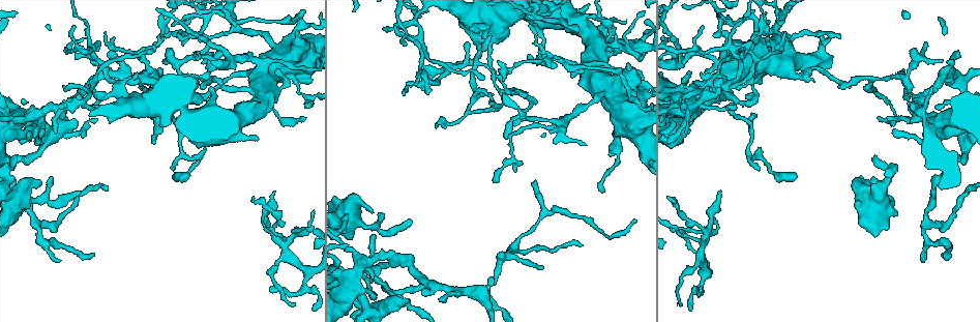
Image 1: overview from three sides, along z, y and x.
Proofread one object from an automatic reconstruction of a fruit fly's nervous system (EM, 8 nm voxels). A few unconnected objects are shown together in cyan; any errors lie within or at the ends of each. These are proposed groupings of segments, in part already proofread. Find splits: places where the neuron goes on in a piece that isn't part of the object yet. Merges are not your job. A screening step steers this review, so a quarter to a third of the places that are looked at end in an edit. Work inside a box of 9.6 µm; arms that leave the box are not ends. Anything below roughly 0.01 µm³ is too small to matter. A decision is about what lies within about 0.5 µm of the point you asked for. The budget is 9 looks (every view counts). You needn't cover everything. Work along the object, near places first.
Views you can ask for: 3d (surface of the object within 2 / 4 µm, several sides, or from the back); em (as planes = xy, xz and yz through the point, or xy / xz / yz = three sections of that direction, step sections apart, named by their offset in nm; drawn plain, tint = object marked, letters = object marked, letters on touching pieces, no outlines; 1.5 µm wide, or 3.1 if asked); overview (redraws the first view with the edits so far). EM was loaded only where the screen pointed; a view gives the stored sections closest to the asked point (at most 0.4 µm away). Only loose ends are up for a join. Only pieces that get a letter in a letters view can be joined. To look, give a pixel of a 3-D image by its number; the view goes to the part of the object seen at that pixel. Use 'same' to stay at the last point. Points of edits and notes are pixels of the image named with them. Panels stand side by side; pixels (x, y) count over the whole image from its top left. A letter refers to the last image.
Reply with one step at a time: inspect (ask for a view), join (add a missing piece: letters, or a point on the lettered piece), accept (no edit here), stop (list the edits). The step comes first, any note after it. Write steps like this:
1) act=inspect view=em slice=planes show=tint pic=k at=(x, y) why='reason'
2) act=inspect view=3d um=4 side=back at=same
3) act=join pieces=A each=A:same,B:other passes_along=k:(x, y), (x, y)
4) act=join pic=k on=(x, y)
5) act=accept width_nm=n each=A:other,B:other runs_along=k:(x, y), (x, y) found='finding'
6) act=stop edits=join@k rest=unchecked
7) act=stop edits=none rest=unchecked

act=inspect view=em slice=xy step=8 show=letters pic=1 at=(624, 23) why='an open end'

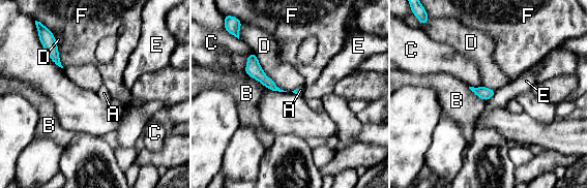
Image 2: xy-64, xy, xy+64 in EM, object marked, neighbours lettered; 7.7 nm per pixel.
act=inspect view=em slice=planes show=letters at=same

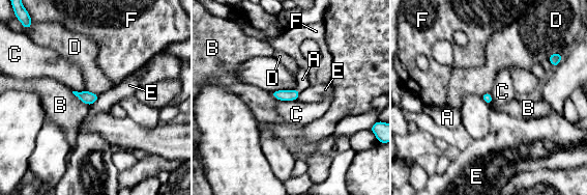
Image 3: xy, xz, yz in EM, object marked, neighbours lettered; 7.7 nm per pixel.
act=join pic=3 on=(302, 79) width_nm=70 each=A:same,B:other,C:other,D:other,E:other,F:other passes_along=3:(280, 94), (297, 89), (302, 79) found='the neuron continues'

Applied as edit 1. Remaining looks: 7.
act=inspect view=overview

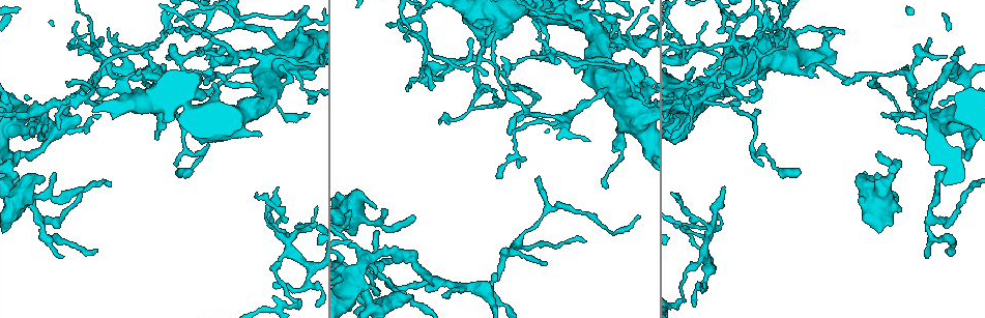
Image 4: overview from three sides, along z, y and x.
act=inspect view=3d um=4 pic=4 at=(78, 51) why='free end'

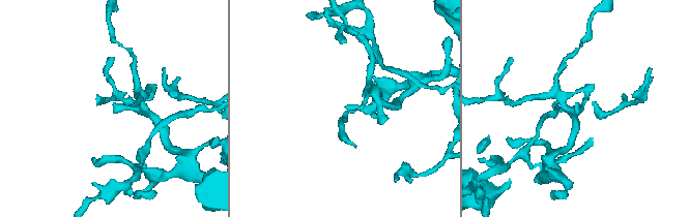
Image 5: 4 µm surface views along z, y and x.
act=inspect view=em slice=planes show=tint pic=5 at=(576, 103)

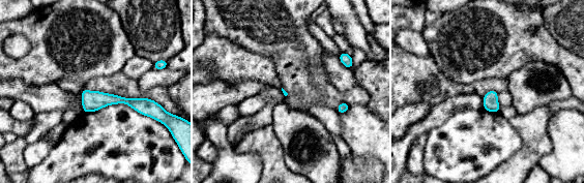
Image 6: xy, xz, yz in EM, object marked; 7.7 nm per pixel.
act=inspect view=em slice=planes show=letters at=same

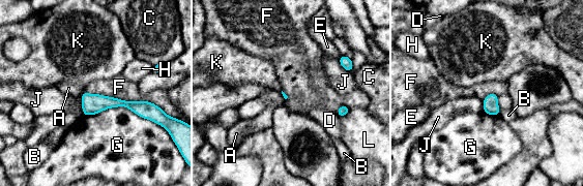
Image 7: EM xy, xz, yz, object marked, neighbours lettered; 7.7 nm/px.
act=accept each=A:other,B:other,C:other,D:other,E:other,F:other,G:other,H:other,J:other,K:other,L:other border=7:(84, 91), (151, 101), (163, 111) found='no lettered piece goes on from it'

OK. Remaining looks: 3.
act=inspect view=3d um=2 pic=4 at=(929, 40) why='thin end'

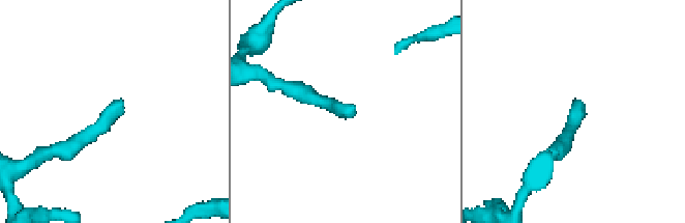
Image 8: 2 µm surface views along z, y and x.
act=inspect view=em slice=planes show=letters pic=8 at=(123, 107)

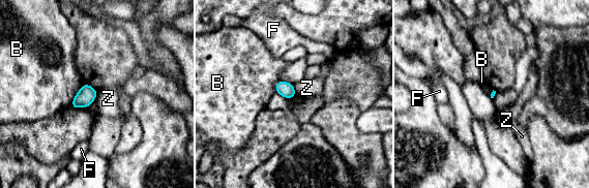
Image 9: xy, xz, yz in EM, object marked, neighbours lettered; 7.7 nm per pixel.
act=accept each=B:other,F:other,Z:other border=9:(293, 85), (296, 93) found='none of them fits'

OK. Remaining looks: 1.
act=stop edits=join@3 rest=unchecked

